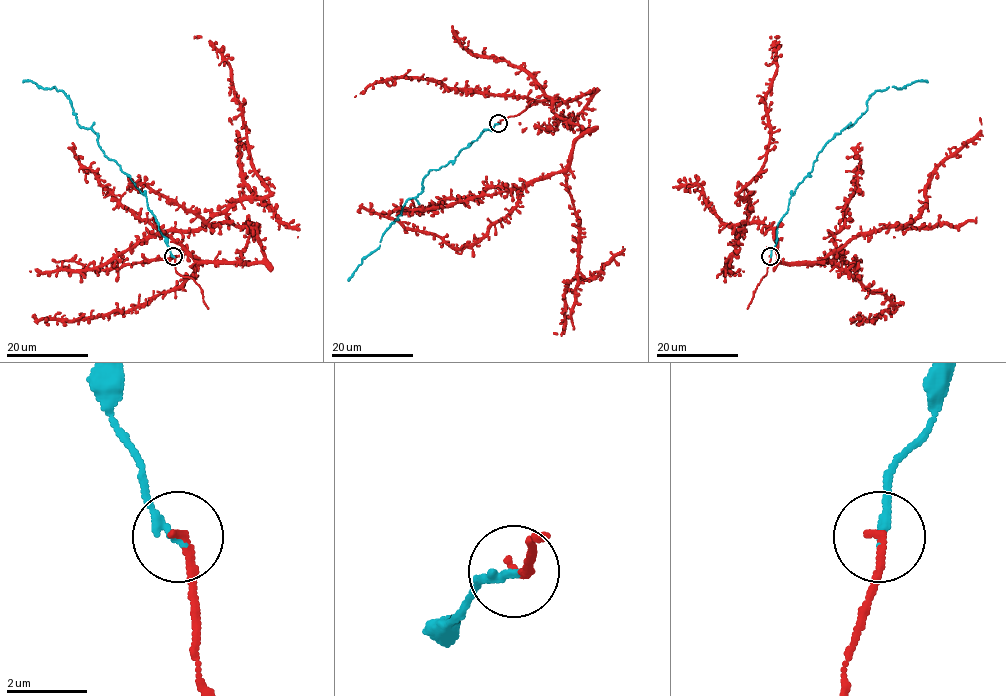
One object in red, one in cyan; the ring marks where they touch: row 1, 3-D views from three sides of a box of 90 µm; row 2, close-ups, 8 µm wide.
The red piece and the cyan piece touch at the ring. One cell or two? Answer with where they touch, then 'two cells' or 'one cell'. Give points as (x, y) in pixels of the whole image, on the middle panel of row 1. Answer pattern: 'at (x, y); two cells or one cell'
at (498, 123); one cell

